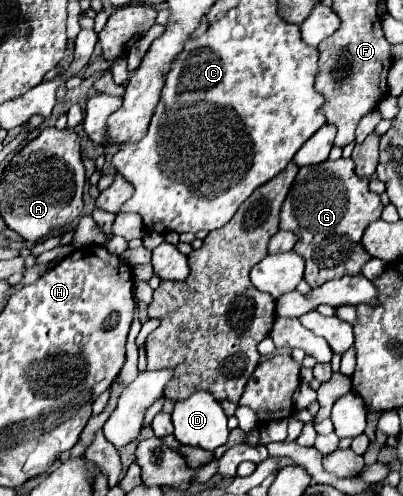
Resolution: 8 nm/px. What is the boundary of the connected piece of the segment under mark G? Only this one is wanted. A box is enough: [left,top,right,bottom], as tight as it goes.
[280,160,382,288]

